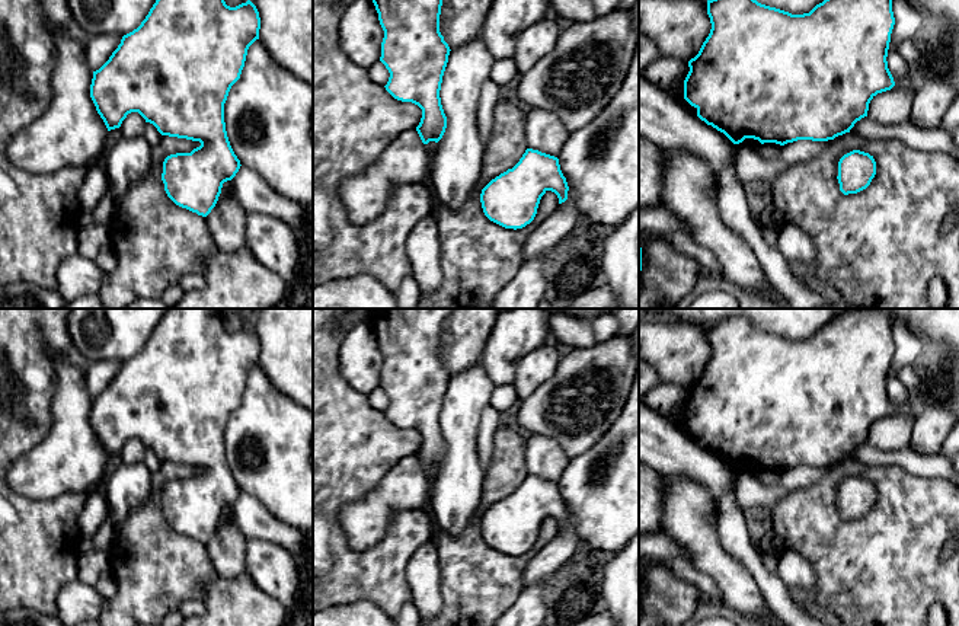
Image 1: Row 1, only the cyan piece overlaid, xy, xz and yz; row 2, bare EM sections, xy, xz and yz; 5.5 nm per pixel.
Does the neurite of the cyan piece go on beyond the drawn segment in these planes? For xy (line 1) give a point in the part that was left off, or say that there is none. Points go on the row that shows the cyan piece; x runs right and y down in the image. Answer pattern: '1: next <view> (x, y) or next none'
1: next none

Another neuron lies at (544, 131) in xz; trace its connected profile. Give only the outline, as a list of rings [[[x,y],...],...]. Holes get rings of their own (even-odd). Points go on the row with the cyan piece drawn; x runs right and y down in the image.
[[[543,109],[527,111],[527,148],[557,157],[569,131],[556,114]]]

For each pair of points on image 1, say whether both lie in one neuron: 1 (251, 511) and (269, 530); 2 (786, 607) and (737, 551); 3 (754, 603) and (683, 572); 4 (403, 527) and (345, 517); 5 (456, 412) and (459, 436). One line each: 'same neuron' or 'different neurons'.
1: same neuron
2: same neuron
3: different neurons
4: different neurons
5: same neuron

